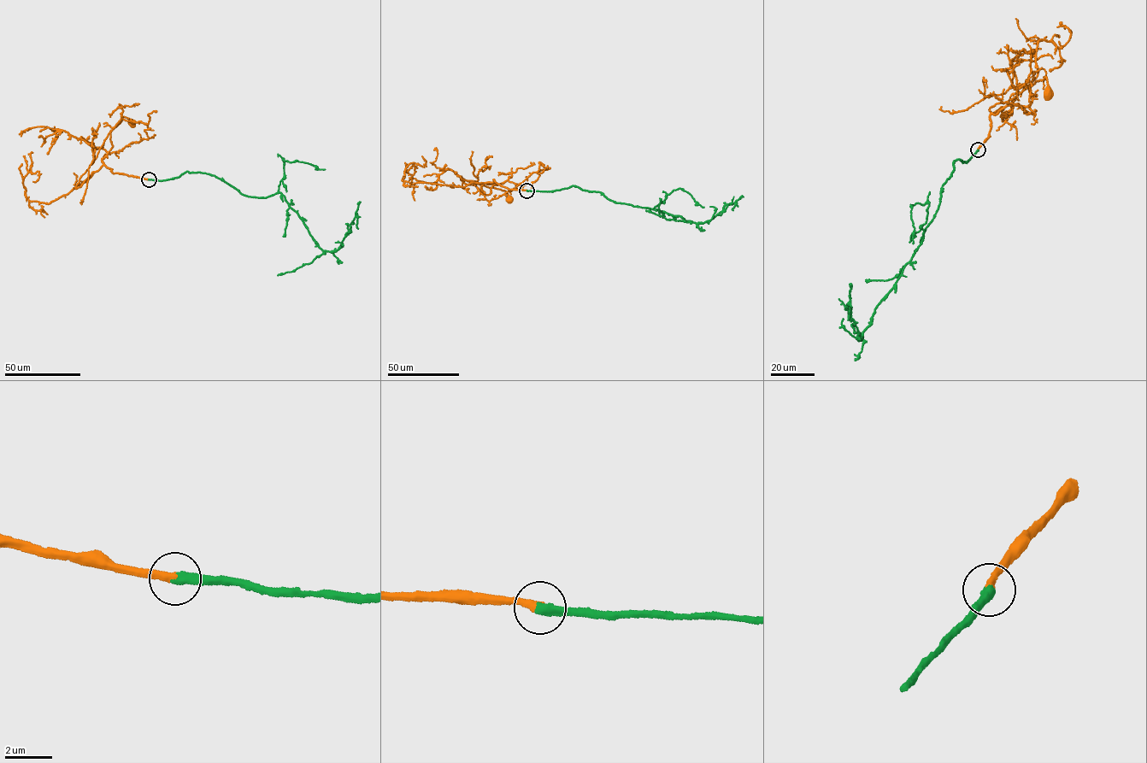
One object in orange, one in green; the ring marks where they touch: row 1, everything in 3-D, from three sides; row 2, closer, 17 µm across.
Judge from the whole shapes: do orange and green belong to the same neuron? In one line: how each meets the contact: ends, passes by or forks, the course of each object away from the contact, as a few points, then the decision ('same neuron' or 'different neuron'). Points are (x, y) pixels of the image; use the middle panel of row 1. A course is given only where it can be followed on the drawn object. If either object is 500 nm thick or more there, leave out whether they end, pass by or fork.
orange ends; green ends; course orange (527, 190), (508, 189), (494, 180), (484, 183), (467, 181), (456, 175), (506, 191), (509, 199); course green (527, 190), (552, 191), (573, 185), (602, 192), (615, 202), (697, 223), (736, 202), (733, 210); same neuron

